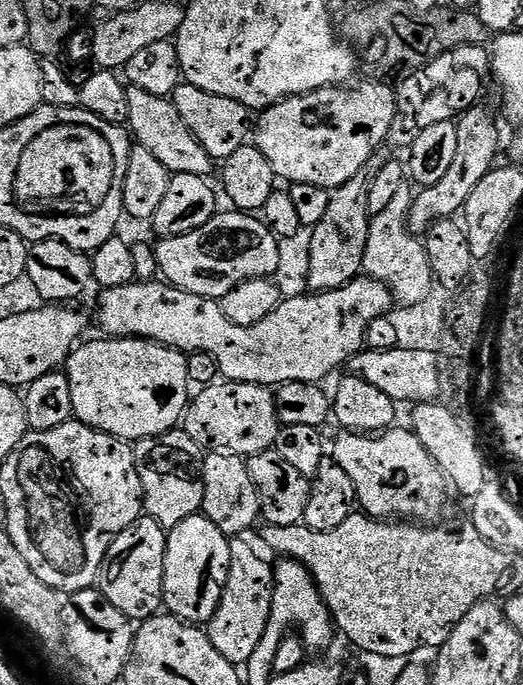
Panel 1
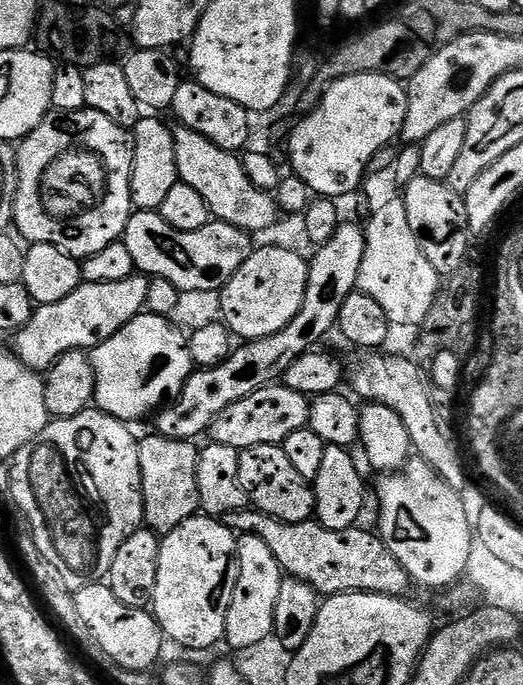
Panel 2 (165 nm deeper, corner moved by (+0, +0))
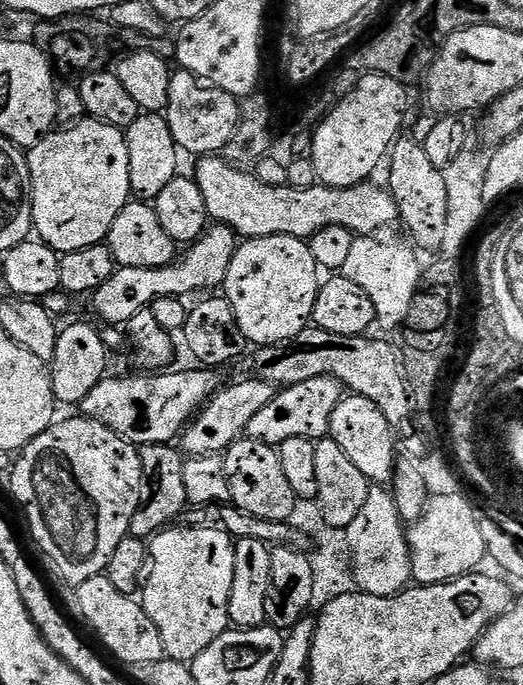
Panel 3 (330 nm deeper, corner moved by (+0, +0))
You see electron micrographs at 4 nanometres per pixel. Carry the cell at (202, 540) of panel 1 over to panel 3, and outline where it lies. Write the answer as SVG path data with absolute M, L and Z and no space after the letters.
M172 526L161 530L150 540L150 567L142 584L142 603L150 622L158 626L164 654L170 660L191 662L222 633L229 631L230 590L234 586L233 537L220 528L189 528Z

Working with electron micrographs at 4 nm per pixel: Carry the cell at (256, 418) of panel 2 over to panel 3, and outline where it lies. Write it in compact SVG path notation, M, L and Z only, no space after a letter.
M319 376L310 378L301 384L289 388L280 388L274 398L254 418L246 433L247 439L257 440L263 444L278 446L286 442L286 438L306 438L307 440L322 440L328 436L330 414L334 414L334 406L345 395L346 389L332 376Z

